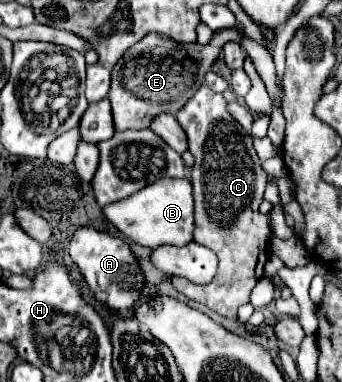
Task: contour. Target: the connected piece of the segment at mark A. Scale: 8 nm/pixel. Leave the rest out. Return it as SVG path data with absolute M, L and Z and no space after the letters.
M78 227L70 241L70 257L82 271L82 277L98 303L104 307L112 311L132 311L140 303L140 291L146 283L144 271L140 269L130 245L120 237L112 237L106 231L96 231L94 227Z

